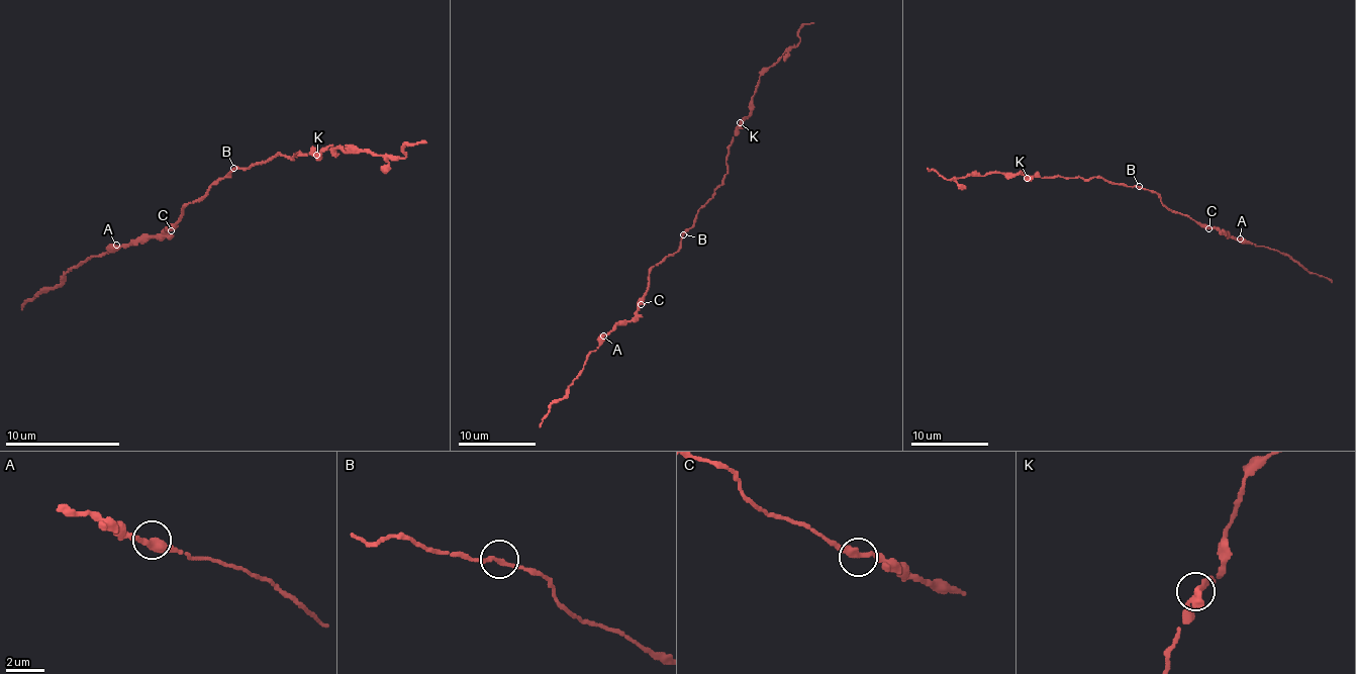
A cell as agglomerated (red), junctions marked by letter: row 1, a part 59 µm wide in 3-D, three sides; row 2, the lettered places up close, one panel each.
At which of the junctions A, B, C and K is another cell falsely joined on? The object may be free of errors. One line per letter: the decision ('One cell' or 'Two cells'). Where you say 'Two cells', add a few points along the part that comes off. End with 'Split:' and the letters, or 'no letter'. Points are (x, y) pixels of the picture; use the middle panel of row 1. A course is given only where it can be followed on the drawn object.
A: One cell
B: One cell
C: One cell
K: One cell
Split: no letter

